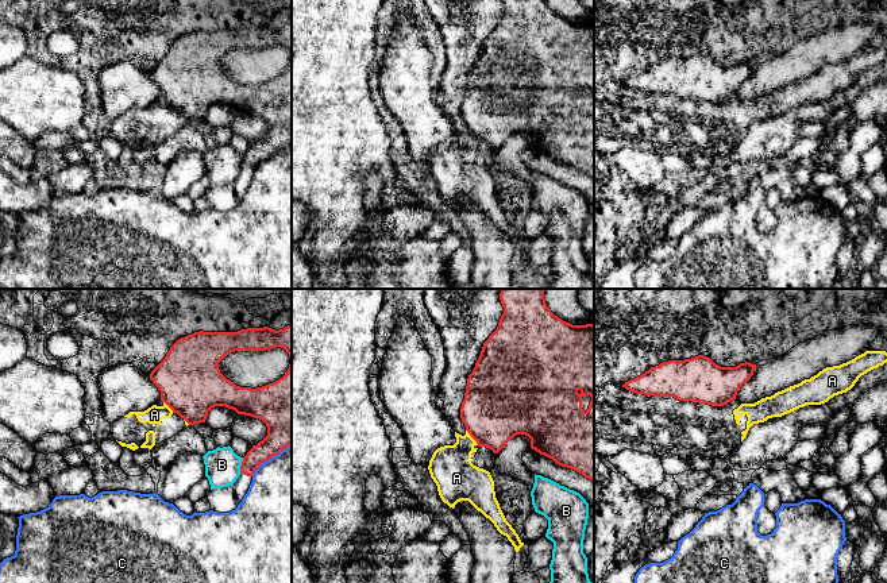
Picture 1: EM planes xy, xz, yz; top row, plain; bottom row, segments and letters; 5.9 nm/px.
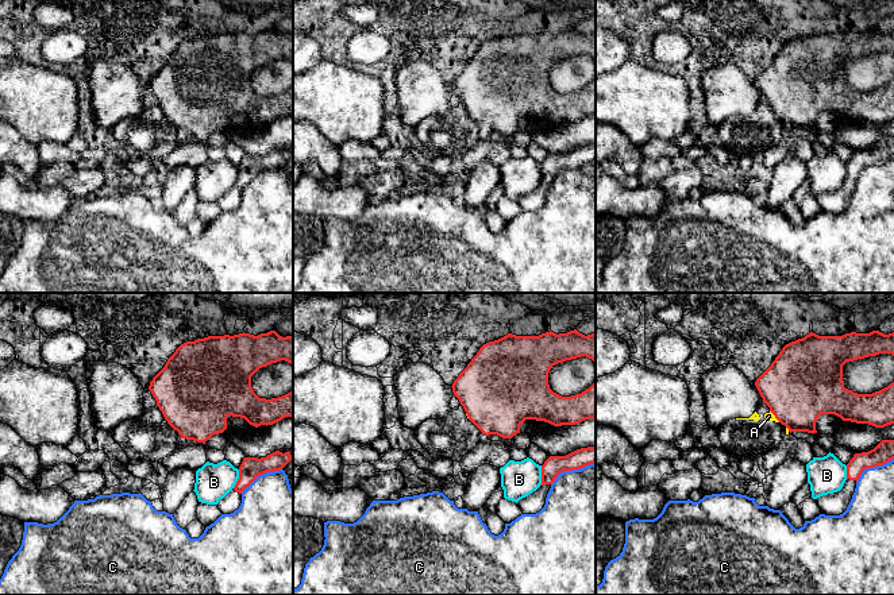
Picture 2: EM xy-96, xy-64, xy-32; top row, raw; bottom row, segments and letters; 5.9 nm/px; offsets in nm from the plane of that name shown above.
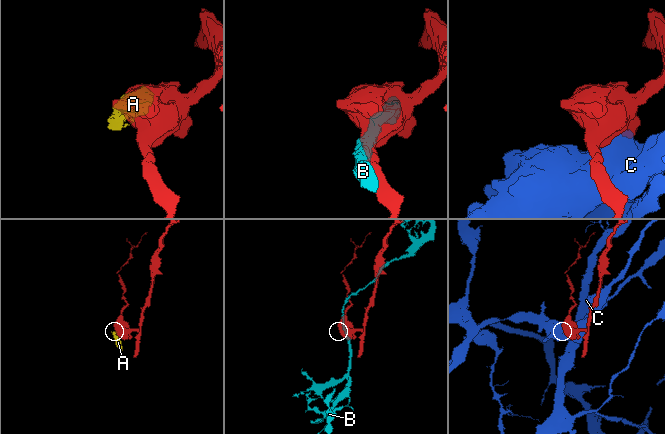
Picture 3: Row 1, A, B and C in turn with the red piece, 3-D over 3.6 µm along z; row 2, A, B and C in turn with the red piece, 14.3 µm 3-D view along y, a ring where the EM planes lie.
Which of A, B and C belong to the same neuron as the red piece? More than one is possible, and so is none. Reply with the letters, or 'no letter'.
no letter

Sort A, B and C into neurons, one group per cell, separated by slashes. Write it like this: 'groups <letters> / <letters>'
groups A / B / C

